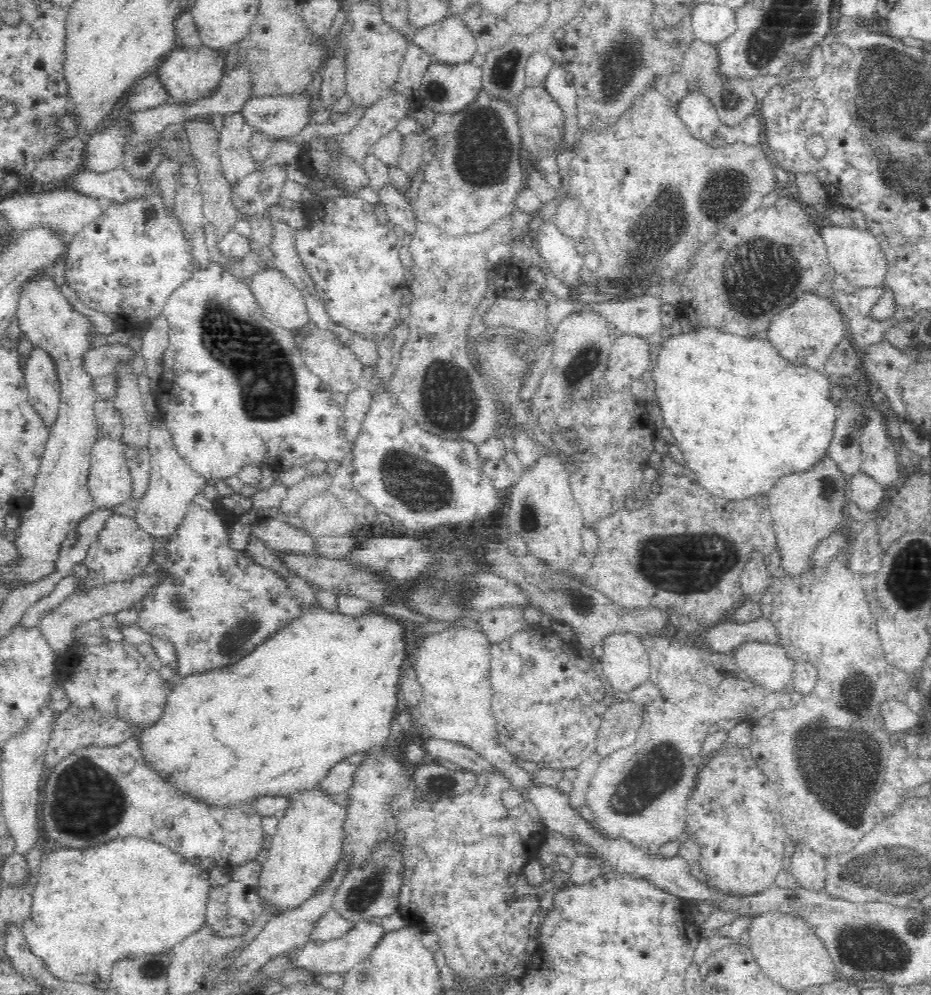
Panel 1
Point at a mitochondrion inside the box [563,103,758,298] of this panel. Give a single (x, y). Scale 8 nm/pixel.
(667, 215)

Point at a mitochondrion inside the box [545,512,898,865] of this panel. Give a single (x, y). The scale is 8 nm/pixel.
(816, 758)

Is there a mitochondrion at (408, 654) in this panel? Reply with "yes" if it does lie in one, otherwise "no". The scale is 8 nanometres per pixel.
no

